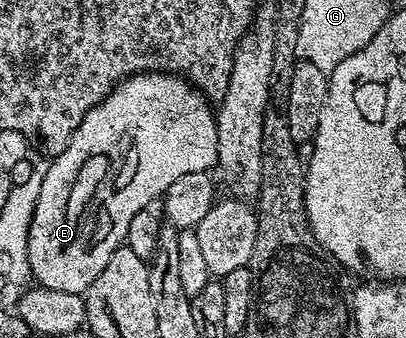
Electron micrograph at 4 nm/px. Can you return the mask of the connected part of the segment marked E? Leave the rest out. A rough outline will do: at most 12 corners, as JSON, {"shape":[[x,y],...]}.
{"shape":[[171,72],[121,80],[43,169],[28,265],[87,292],[130,222],[218,164]]}

